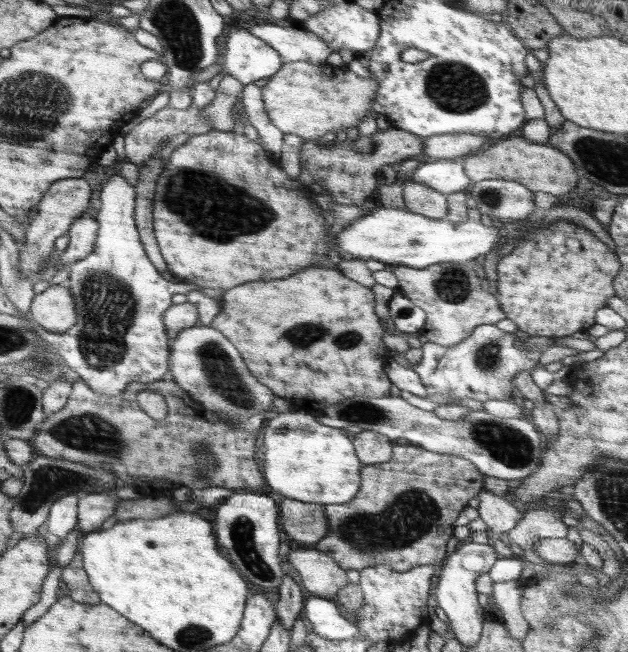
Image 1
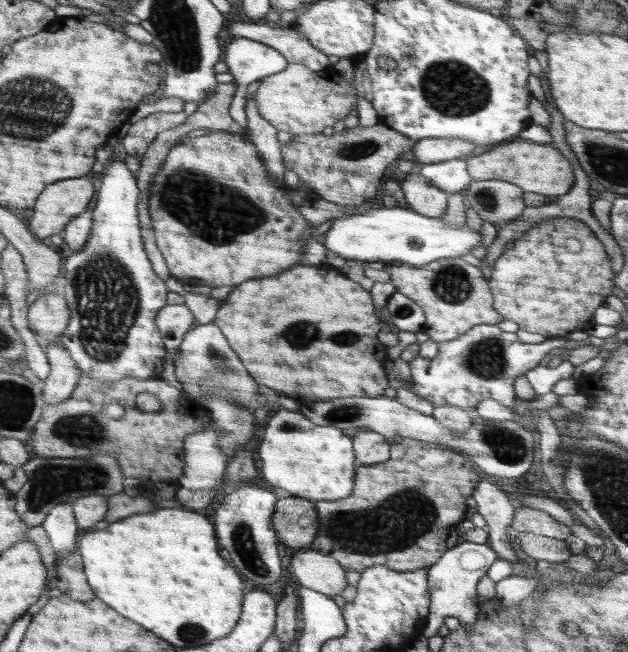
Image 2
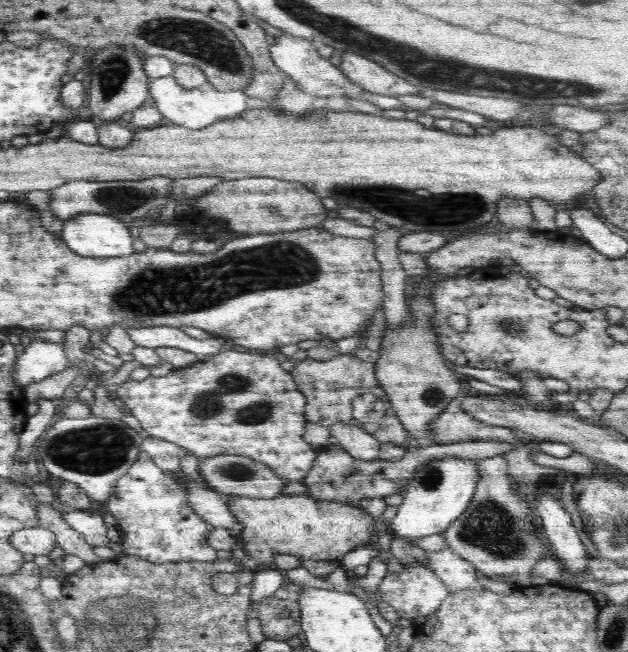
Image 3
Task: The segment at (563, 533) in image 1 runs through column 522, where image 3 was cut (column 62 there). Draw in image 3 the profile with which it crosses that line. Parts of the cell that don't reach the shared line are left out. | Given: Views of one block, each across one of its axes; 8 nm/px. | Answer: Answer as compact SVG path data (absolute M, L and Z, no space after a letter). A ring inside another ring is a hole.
M40 504L38 508L39 526L55 534L57 545L64 551L64 556L76 556L85 564L103 564L94 554L93 546L88 545L84 535L71 528L63 518L63 511L52 505Z

